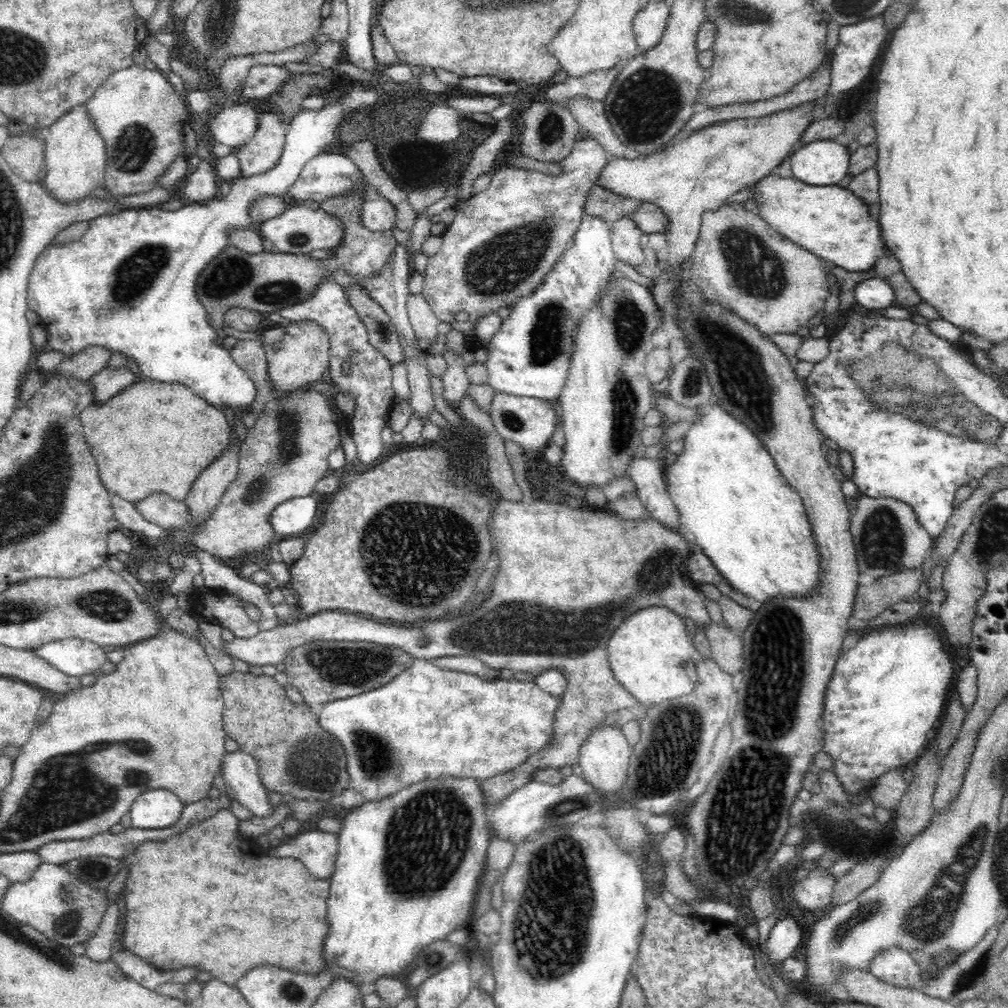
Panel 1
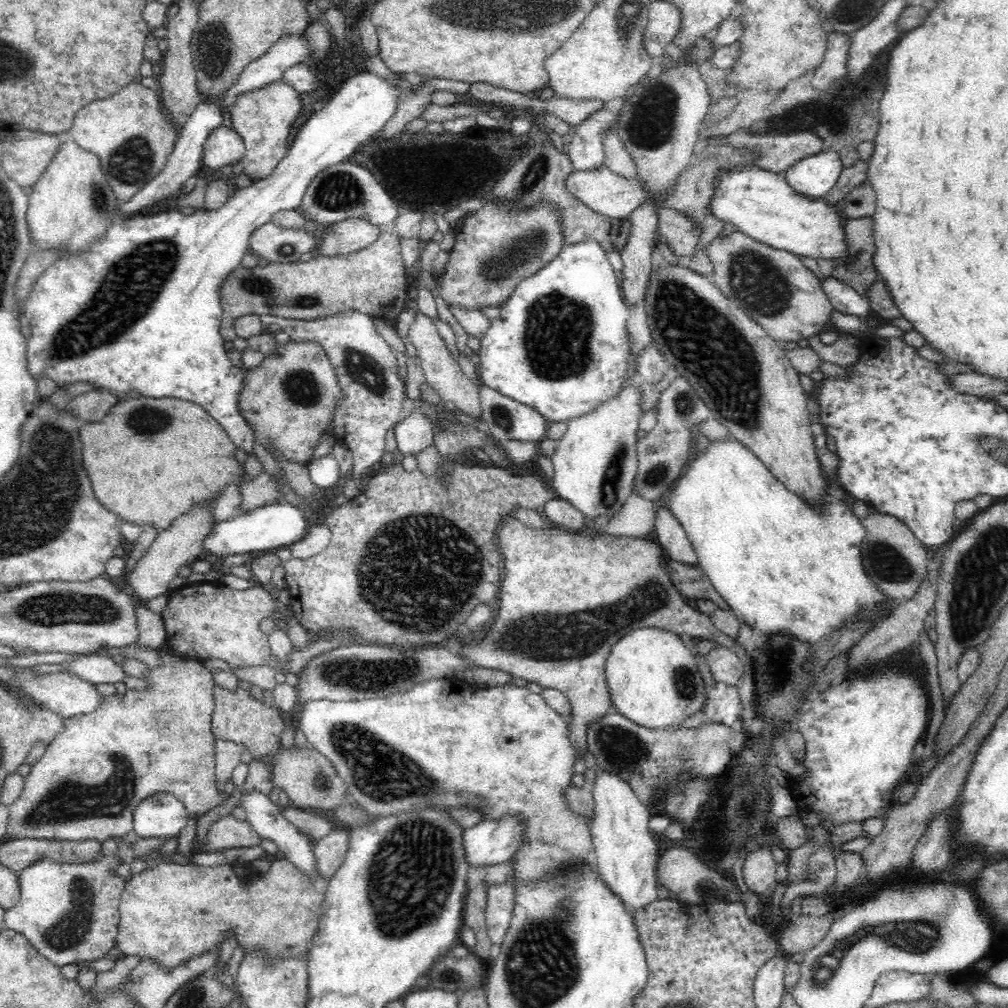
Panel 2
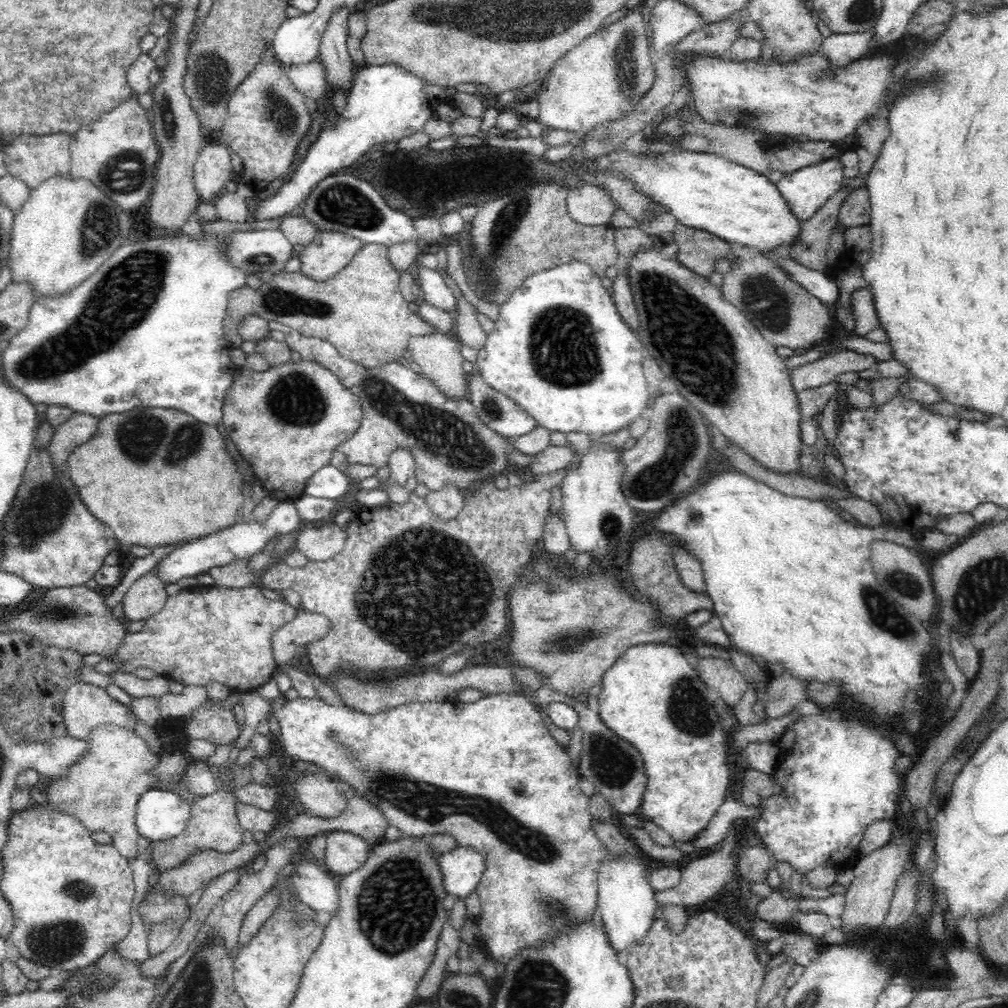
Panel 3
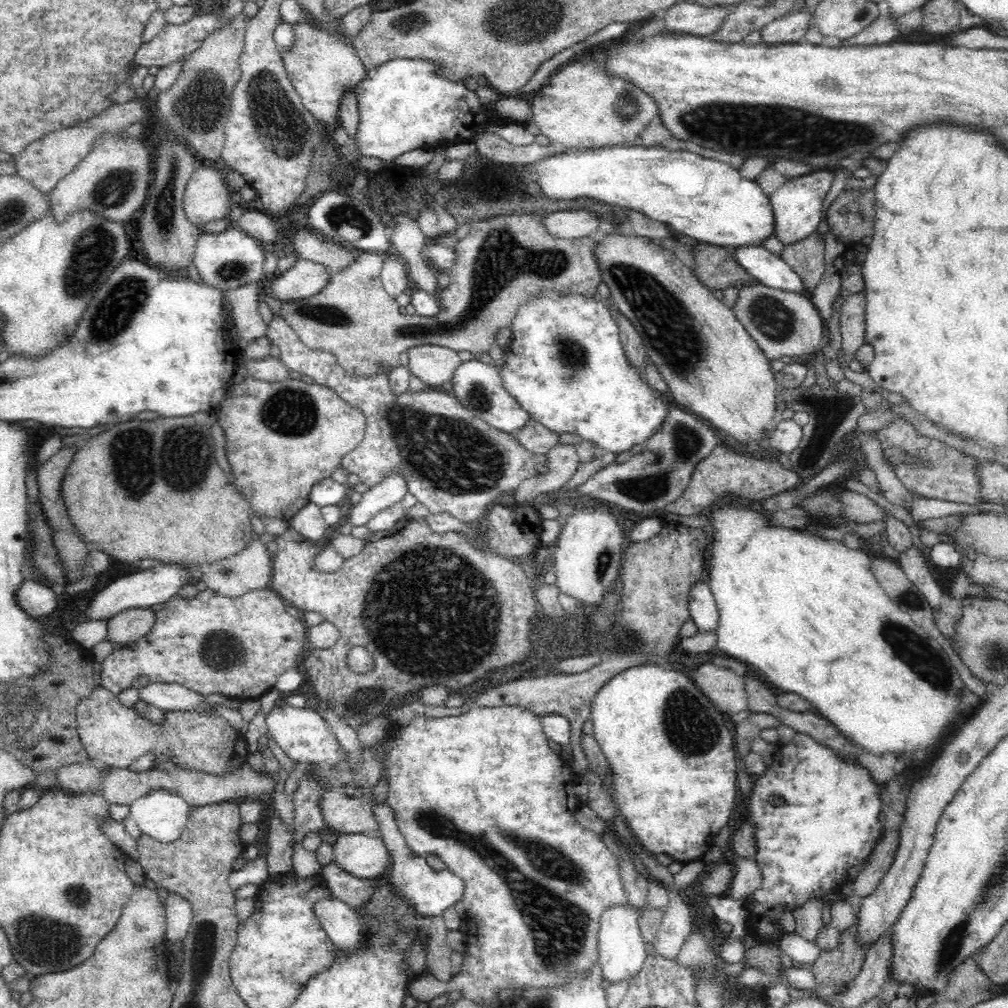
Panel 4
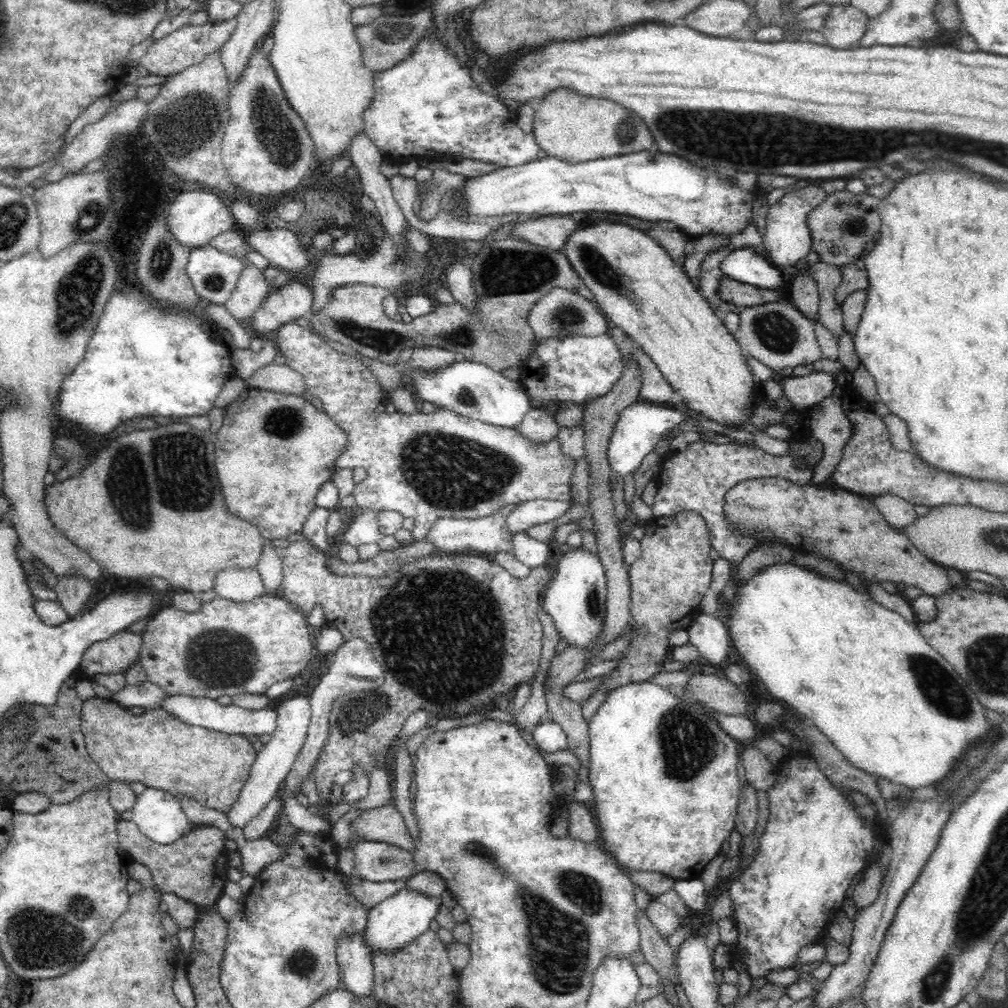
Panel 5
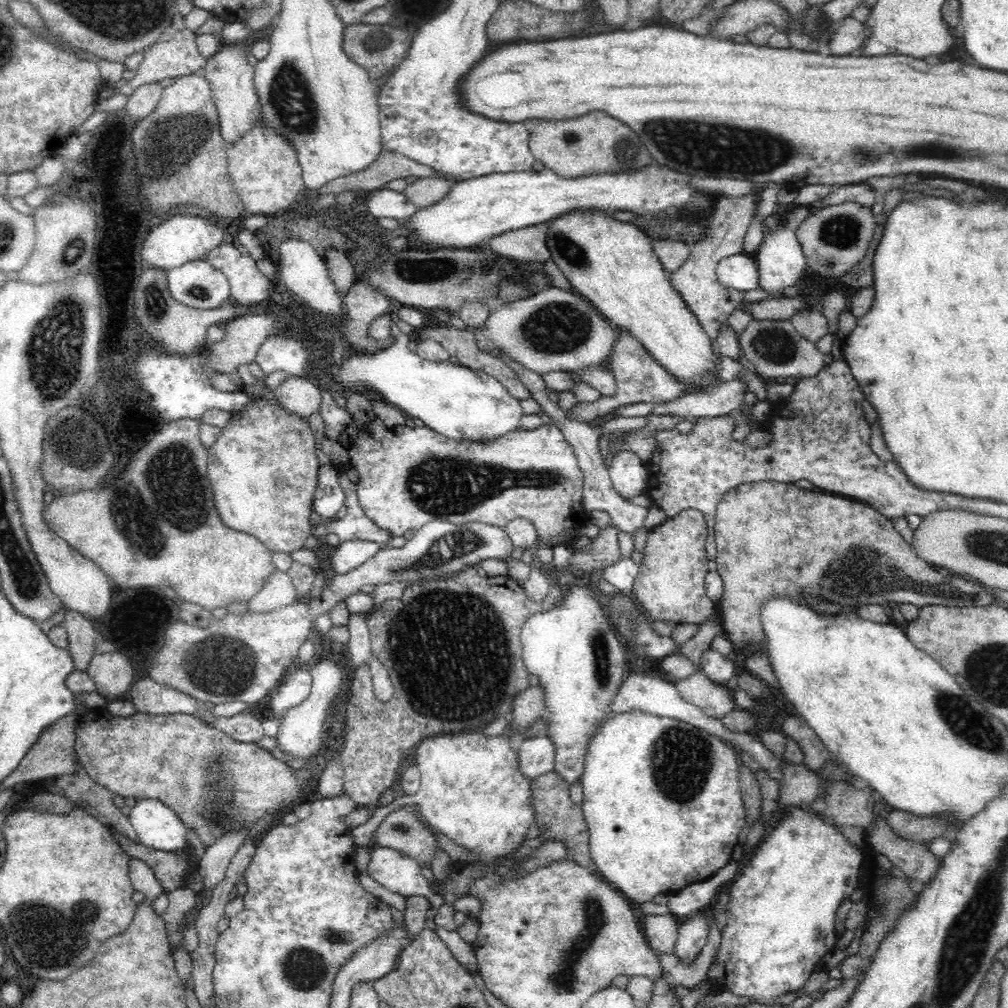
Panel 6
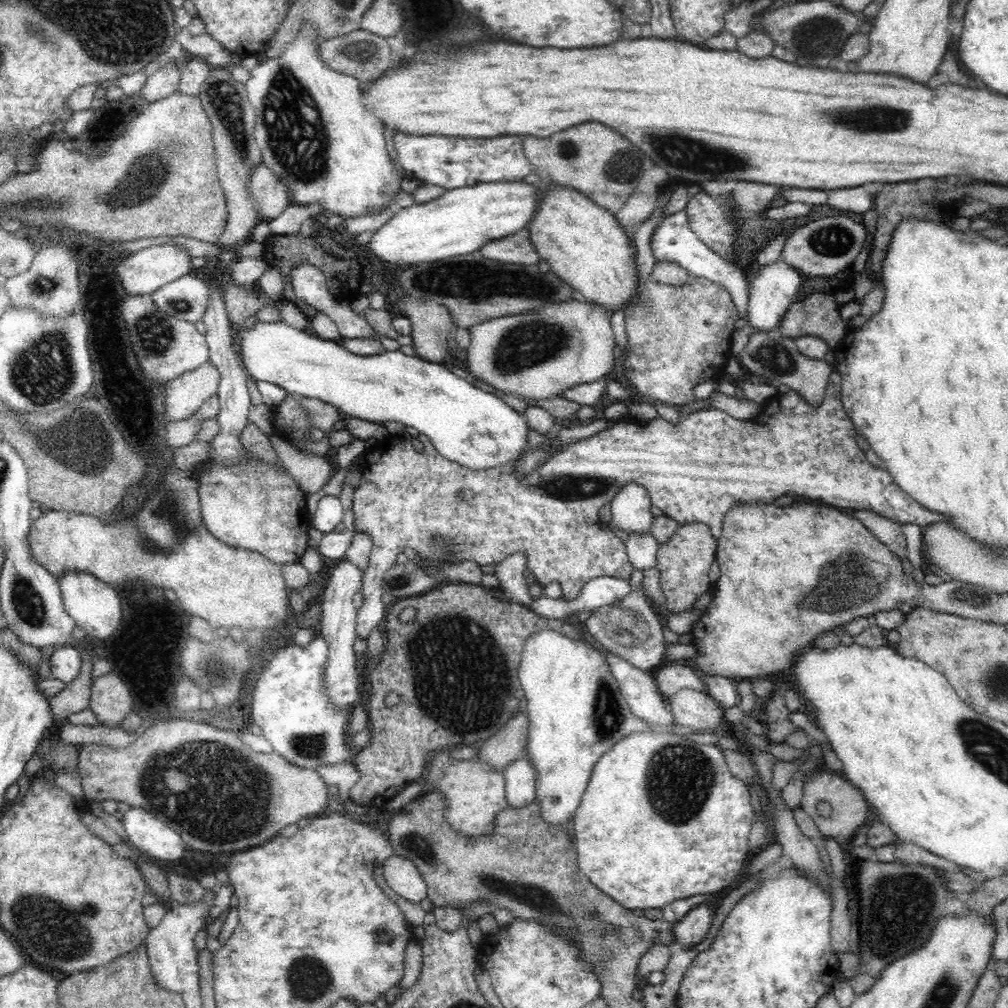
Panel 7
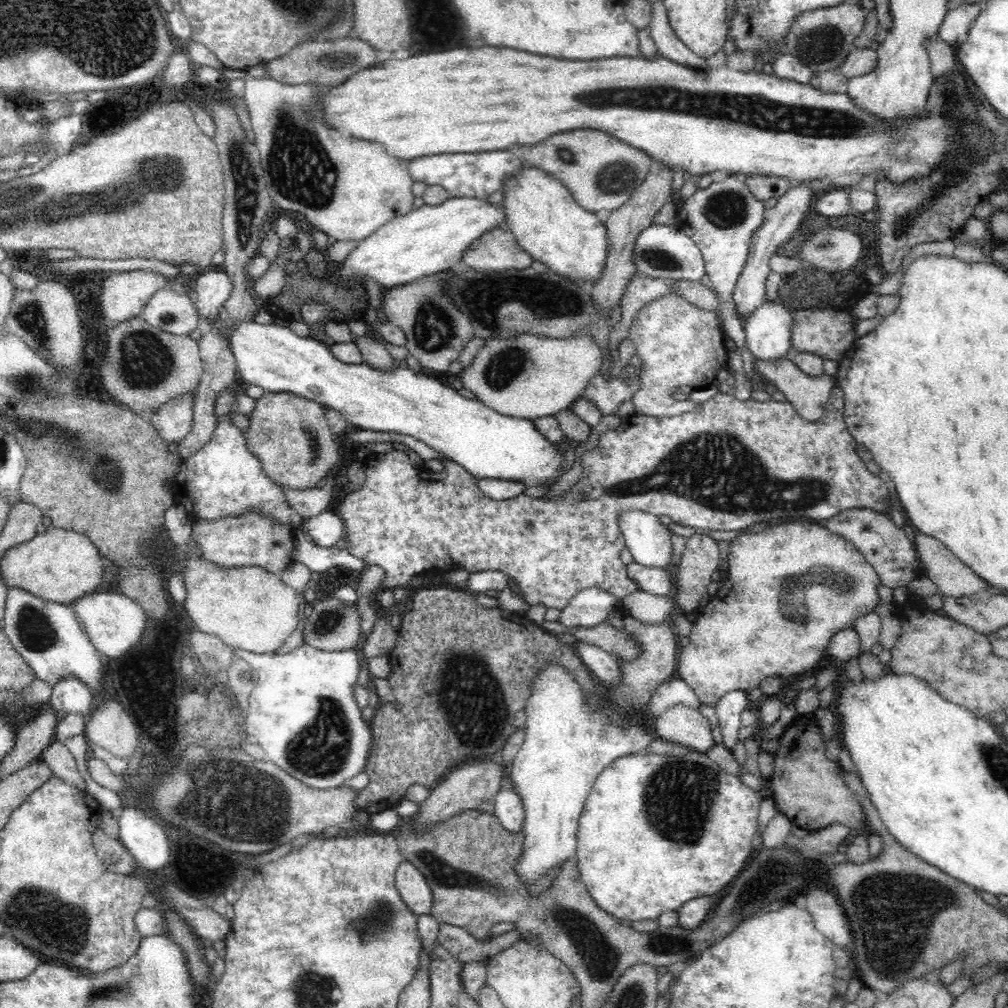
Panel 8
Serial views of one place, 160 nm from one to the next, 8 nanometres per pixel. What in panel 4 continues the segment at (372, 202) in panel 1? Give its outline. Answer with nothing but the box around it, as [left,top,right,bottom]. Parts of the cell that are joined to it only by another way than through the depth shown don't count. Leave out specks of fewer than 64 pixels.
[270,257,329,304]

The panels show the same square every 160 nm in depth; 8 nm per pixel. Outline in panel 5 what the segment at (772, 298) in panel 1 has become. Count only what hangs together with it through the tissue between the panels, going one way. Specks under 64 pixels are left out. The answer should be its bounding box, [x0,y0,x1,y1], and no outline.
[739,300,823,371]

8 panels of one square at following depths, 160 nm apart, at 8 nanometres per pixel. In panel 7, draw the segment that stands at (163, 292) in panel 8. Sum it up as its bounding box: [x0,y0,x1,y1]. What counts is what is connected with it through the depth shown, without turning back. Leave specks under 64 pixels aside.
[152,273,210,324]

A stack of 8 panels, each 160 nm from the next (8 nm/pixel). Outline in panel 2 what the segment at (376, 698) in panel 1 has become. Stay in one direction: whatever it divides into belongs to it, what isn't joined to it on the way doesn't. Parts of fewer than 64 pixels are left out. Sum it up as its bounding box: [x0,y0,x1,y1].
[293,679,596,946]

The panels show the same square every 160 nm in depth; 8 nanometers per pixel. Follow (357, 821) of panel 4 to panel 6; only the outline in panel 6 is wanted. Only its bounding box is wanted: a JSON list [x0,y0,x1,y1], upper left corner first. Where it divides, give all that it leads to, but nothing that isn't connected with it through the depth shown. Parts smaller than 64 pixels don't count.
[373,805,442,876]

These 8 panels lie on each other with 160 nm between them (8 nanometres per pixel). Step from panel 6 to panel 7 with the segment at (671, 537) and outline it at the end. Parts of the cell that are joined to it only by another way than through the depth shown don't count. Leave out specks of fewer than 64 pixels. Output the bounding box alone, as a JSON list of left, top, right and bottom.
[656,523,717,614]

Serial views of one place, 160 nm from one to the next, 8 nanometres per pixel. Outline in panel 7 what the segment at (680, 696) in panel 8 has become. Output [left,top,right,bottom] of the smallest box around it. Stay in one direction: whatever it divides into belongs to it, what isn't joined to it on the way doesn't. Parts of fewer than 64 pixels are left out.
[653,663,707,704]

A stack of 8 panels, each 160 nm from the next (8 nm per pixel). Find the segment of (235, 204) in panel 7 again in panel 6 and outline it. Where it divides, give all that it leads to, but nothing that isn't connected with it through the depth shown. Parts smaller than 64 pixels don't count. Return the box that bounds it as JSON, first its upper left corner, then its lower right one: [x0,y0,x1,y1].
[201,44,259,147]

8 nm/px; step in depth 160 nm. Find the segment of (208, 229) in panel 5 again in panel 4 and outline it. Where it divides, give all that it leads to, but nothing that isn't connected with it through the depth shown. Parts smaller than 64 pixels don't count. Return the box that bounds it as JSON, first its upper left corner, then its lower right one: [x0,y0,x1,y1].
[182,165,237,230]

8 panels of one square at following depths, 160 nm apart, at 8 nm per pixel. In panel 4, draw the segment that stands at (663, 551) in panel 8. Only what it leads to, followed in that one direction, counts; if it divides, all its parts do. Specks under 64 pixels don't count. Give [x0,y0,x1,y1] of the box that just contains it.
[499,292,672,458]

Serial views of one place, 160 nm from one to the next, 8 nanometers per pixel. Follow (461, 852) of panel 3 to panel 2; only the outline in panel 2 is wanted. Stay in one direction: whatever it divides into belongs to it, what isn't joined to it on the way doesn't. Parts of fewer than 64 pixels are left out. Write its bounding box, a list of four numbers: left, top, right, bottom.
[463,818,523,867]

